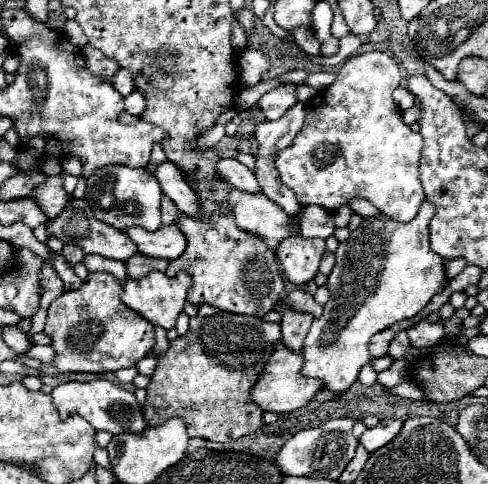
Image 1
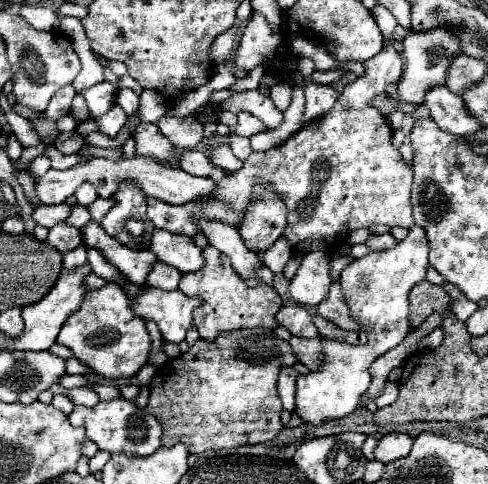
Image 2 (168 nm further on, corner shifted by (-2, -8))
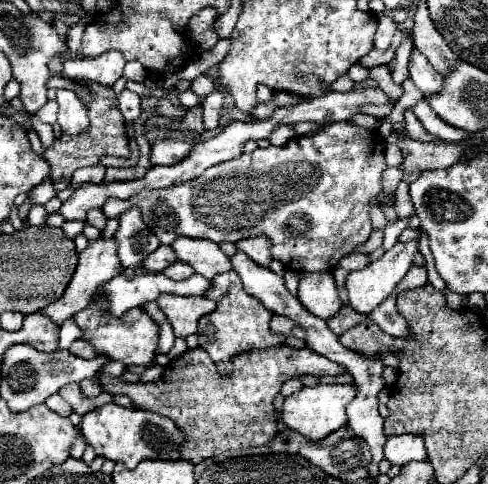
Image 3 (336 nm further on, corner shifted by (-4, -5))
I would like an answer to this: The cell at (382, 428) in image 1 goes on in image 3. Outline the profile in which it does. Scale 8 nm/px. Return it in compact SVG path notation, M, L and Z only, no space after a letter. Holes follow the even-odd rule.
M396 435L388 437L384 455L392 465L406 465L410 461L426 461L428 453L420 435Z

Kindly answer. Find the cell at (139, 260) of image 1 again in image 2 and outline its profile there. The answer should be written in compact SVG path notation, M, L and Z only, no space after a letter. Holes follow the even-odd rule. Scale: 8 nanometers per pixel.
M156 262L154 268L150 270L148 278L146 278L146 284L148 286L158 286L162 290L176 290L178 288L178 280L180 280L180 272L168 264L162 264L162 262Z

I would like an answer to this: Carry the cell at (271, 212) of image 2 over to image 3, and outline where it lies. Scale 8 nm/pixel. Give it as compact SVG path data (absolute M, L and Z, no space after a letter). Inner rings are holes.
M258 237L258 239L244 239L238 241L236 247L246 253L252 261L256 261L260 267L270 267L270 245L266 237Z

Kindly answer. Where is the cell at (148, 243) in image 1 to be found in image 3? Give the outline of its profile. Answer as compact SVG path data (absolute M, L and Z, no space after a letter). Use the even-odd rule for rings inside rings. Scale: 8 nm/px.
M180 237L180 241L172 243L178 259L192 265L196 273L206 279L214 279L218 273L226 273L232 269L230 257L220 251L220 245L208 239L192 239Z

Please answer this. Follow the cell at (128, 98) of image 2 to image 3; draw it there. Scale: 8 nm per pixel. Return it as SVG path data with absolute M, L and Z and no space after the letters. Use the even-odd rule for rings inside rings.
M124 89L120 95L118 95L118 109L124 117L124 121L134 121L138 119L140 115L140 97L128 89Z

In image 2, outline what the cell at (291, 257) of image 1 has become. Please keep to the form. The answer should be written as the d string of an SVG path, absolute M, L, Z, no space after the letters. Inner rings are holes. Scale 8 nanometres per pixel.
M318 250L318 252L308 252L302 258L302 264L296 276L290 280L288 290L298 304L316 306L326 298L330 284L332 280L328 272L328 254Z

